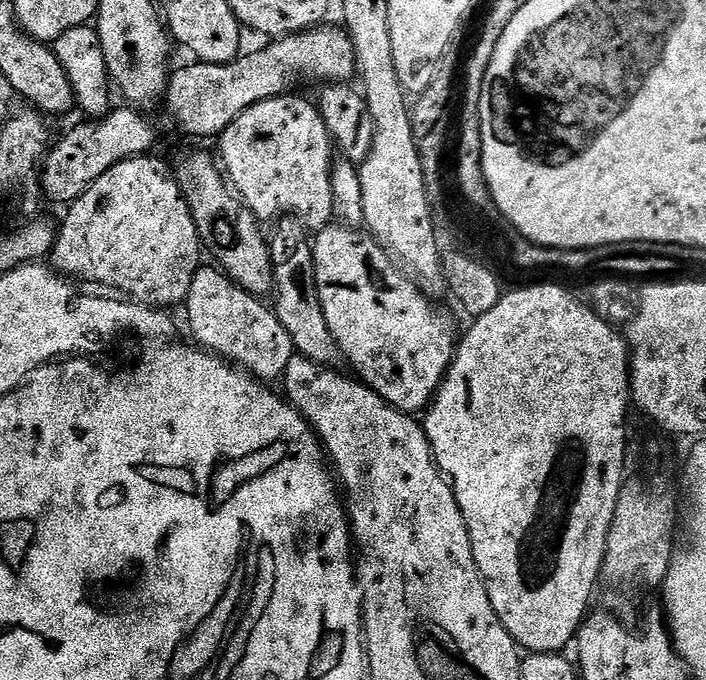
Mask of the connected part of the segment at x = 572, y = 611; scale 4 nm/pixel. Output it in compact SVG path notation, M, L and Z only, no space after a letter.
M584 540L572 541L572 548L568 548L568 556L564 556L564 568L560 568L560 576L544 588L544 592L528 592L524 584L520 584L520 556L516 556L516 548L510 548L510 562L477 562L488 588L488 597L508 633L515 638L517 645L525 653L555 652L557 654L565 651L564 647L575 641L581 624L584 623L590 612L590 605L584 601Z

